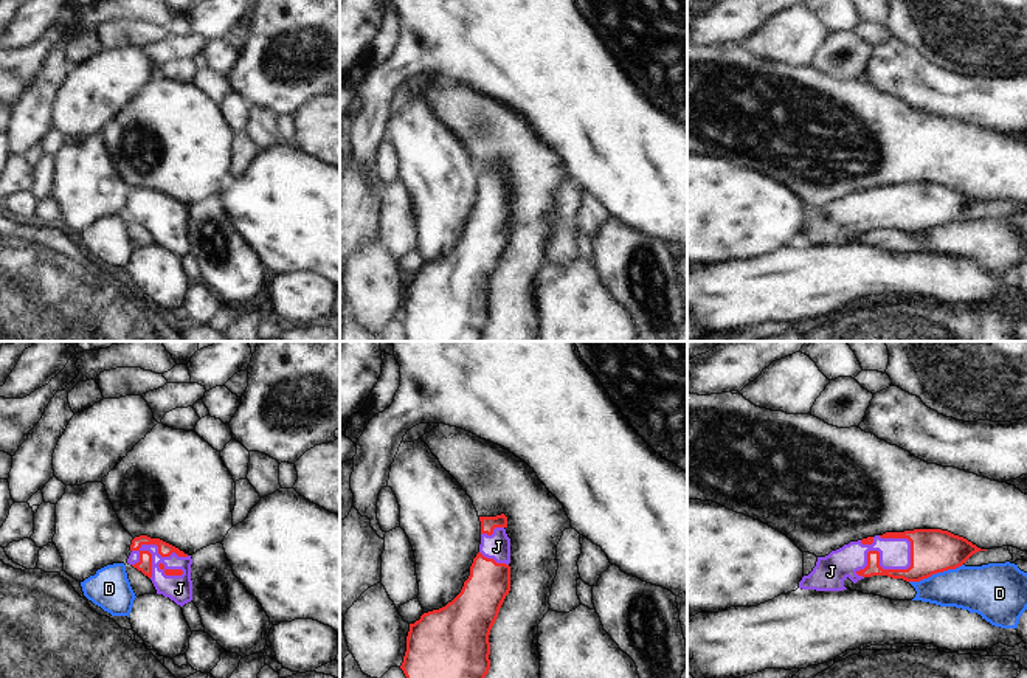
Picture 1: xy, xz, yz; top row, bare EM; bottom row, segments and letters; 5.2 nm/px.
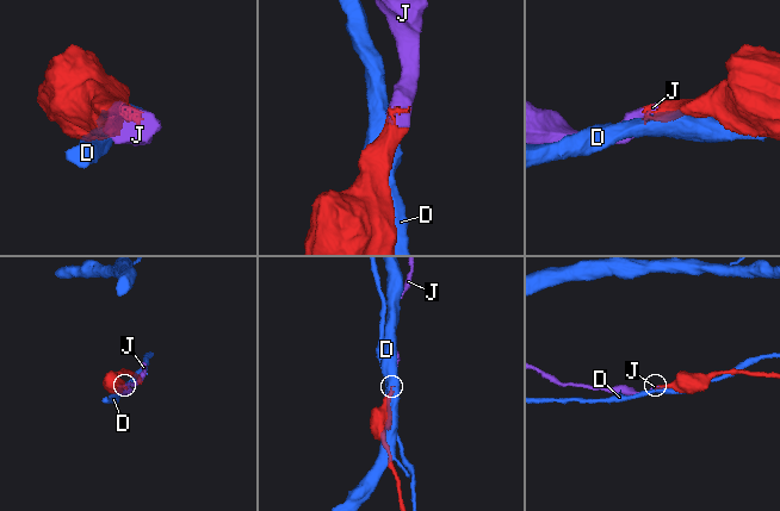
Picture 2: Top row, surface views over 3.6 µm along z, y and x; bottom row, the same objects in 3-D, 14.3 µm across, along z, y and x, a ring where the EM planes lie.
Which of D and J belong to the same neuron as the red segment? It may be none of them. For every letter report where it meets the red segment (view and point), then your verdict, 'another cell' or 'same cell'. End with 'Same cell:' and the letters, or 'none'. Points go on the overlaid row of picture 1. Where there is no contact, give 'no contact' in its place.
D: yz (936, 573) | another cell
J: yz (881, 568) | same cell
Same cell: J

